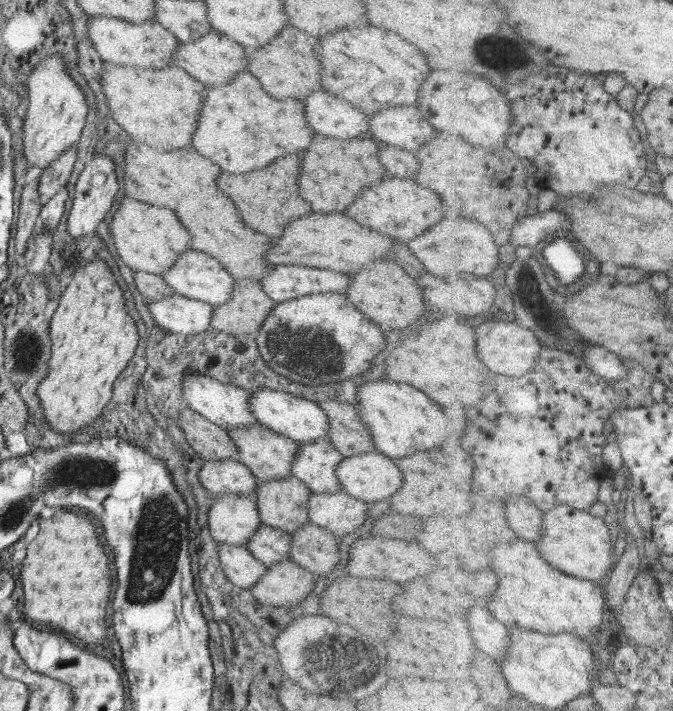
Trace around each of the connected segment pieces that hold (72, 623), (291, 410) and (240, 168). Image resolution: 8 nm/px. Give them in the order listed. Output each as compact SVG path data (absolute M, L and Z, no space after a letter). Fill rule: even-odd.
M62 509L56 518L42 519L40 534L27 546L21 569L22 590L24 590L24 612L34 622L50 624L62 632L76 636L88 644L100 644L106 637L106 606L110 600L112 580L110 580L110 562L106 550L98 540L98 530L86 514L76 514Z
M265 388L251 393L253 396L249 400L251 404L250 412L260 425L300 443L318 442L321 439L328 438L329 430L331 430L328 416L318 406L318 403L304 399L302 396L279 391L278 388Z
M241 72L228 84L216 86L216 88L207 87L207 90L203 98L202 116L199 116L200 126L192 138L192 144L200 154L208 156L218 166L222 166L222 170L232 172L232 174L244 174L244 172L268 166L278 156L300 154L310 146L314 130L308 126L304 118L302 102L294 98L280 99L272 96L262 88L260 81L252 73Z

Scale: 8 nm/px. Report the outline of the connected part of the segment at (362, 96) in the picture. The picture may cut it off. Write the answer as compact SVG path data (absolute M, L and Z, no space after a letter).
M376 26L340 30L340 32L324 38L320 42L320 50L315 50L315 53L321 62L323 89L339 98L348 100L351 104L356 104L356 107L365 111L367 115L402 105L418 105L418 90L430 72L426 56L420 52L420 48L416 48L416 46L408 44L406 40L402 40L400 36L386 32L382 28L376 28Z

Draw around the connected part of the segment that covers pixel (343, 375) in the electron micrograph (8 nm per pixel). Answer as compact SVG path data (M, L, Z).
M336 292L306 294L276 303L255 337L258 350L270 369L303 387L317 389L333 389L337 383L351 379L359 381L362 372L370 370L370 362L386 348L382 330L372 324L362 312L358 312L350 304L350 300L346 300L346 296L340 296Z

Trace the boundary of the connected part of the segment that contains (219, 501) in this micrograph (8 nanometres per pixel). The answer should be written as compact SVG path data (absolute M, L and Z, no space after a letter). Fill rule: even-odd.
M218 494L211 503L208 526L215 541L244 547L261 527L256 501L250 496Z

